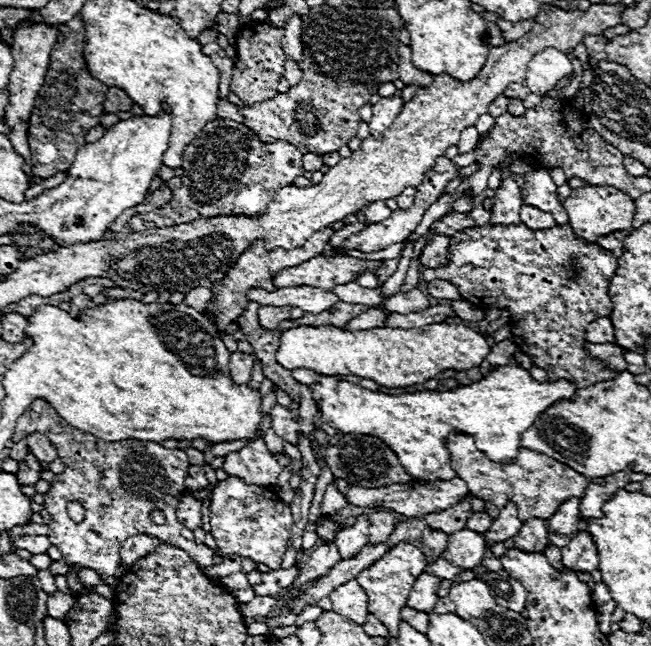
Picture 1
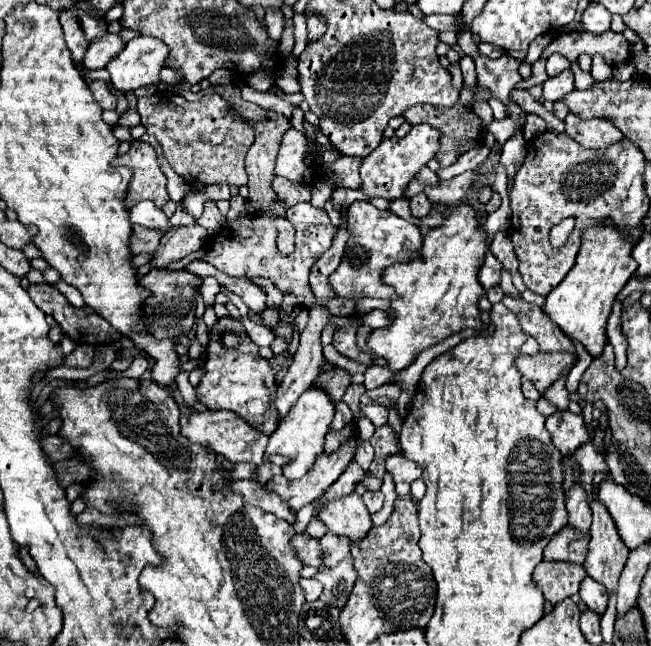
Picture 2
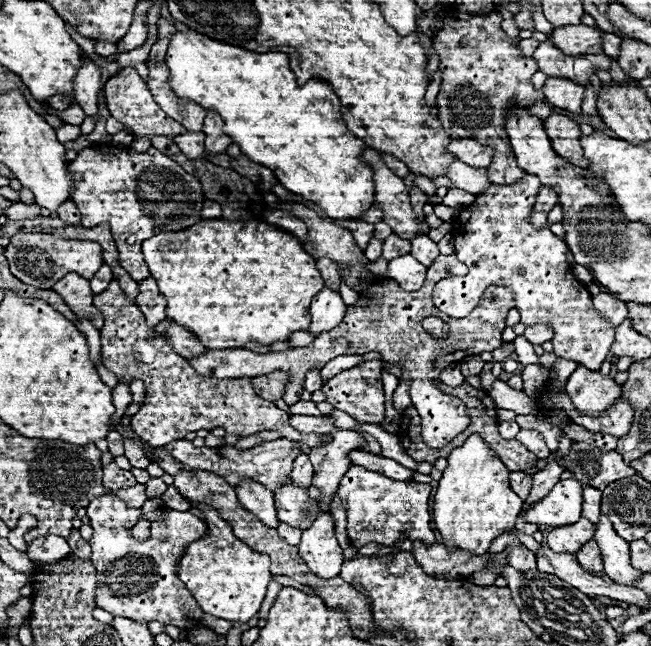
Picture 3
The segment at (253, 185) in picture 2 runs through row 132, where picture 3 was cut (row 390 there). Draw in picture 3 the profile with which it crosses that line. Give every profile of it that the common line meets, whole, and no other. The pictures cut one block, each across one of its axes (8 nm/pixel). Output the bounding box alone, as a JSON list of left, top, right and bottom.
[252,372,286,400]

